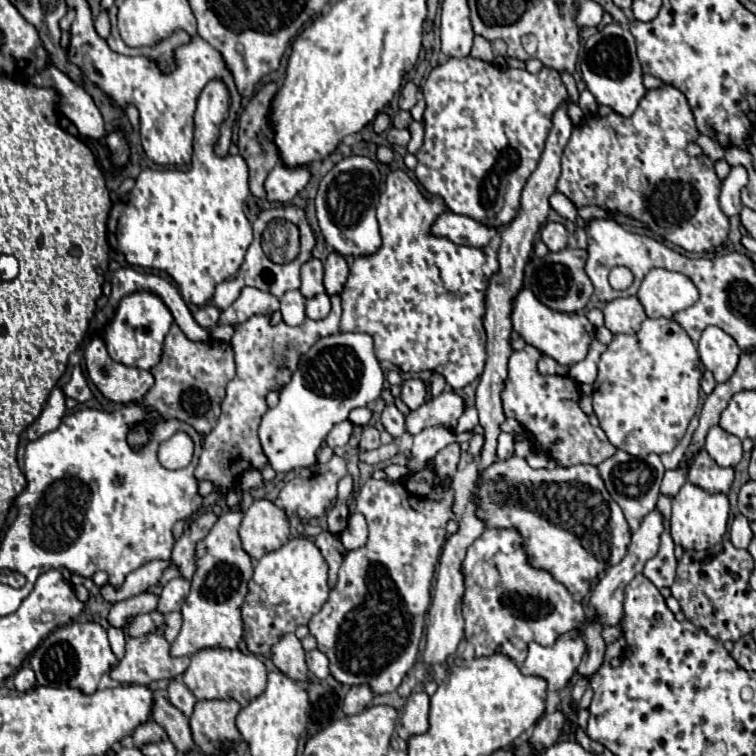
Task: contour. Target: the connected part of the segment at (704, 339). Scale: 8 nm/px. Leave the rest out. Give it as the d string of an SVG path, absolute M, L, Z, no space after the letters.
M706 327L698 341L698 353L704 367L712 371L716 383L726 383L738 367L742 349L720 327Z

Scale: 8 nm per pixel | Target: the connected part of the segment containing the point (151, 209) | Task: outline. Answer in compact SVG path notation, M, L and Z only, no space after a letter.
M210 81L204 87L196 107L192 169L144 169L136 177L134 189L114 203L108 219L108 241L114 251L122 253L130 265L166 271L178 283L184 301L197 306L203 306L212 300L218 283L230 281L238 275L238 269L244 263L244 255L252 243L252 225L244 215L244 201L250 195L248 165L240 155L222 159L214 153L218 127L228 115L228 105L230 95L224 83Z

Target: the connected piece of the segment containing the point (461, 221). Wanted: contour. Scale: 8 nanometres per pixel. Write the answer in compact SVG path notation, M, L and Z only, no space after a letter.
M444 213L434 223L434 235L448 237L450 241L454 241L458 245L486 247L486 245L490 245L490 239L494 239L498 235L498 229L484 225L466 215Z

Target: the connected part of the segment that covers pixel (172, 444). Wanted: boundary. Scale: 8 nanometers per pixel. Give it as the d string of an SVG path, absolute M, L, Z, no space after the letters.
M178 431L160 445L158 461L166 469L182 469L192 461L192 453L194 453L194 443L190 435Z

